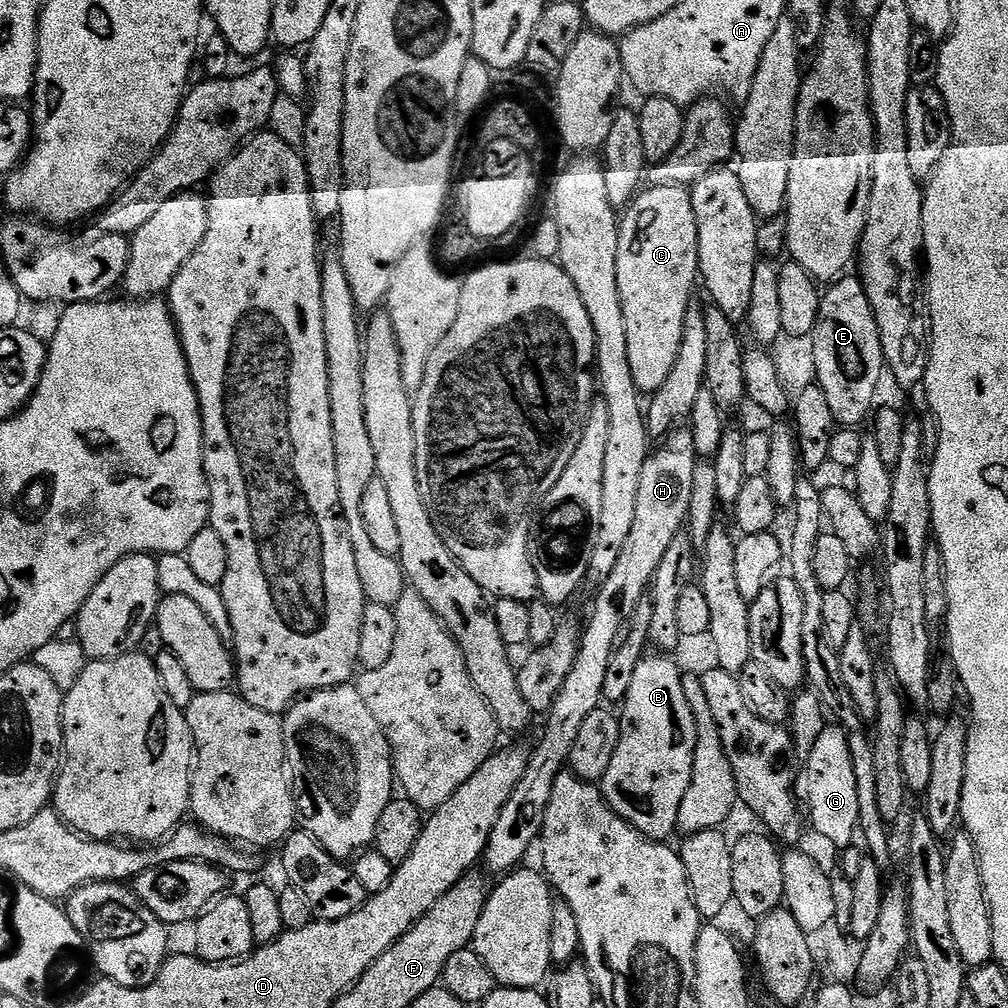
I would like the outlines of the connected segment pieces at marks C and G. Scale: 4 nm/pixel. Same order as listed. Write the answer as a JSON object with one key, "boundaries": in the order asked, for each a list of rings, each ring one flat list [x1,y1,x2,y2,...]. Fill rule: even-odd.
{"boundaries":[[[667,184,657,188,648,186,637,195,631,204,627,205,625,214,619,221,620,237,618,238,618,294,622,298,622,314,626,314,626,346,630,346,630,374,634,374,634,382,641,394,657,392,666,382,670,370,678,358,678,346,682,346,682,330,686,322,686,310,694,302,692,287,697,287,700,259,698,258,698,222,694,216,692,193,683,184]],[[825,726,818,734,818,742,806,753,808,769,802,776,808,779,808,812,812,815,812,828,824,840,829,840,837,850,843,850,857,839,860,827,858,814,858,782,854,782,854,762,850,758,848,734,839,726]]]}

